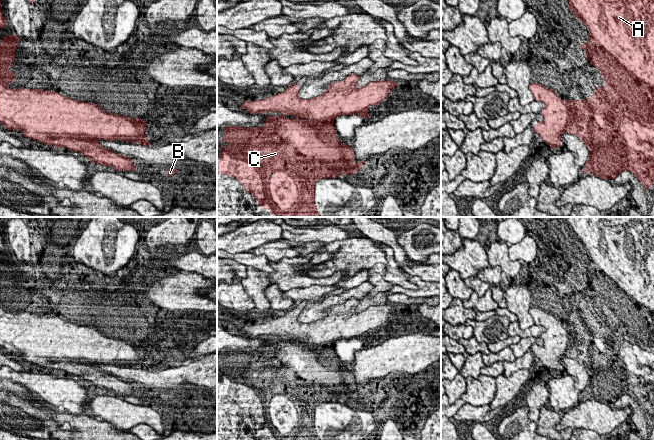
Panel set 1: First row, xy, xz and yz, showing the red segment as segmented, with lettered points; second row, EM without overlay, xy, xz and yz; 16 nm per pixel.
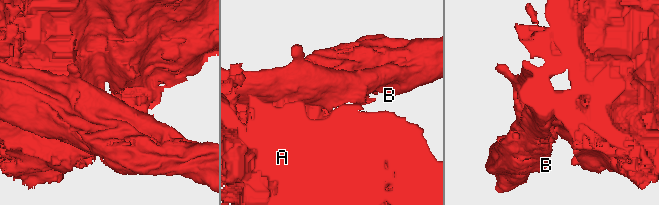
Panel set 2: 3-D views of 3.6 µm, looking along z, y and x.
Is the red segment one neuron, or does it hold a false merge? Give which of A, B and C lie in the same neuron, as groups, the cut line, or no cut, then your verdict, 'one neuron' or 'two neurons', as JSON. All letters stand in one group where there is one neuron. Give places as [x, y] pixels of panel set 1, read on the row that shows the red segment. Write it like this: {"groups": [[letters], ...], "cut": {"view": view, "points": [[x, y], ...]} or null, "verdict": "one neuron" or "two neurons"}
{"groups": [["A", "C"], ["B"]], "cut": {"view": "yz", "points": [[560, 100], [564, 106], [559, 116], [563, 122], [559, 134]]}, "verdict": "two neurons"}

